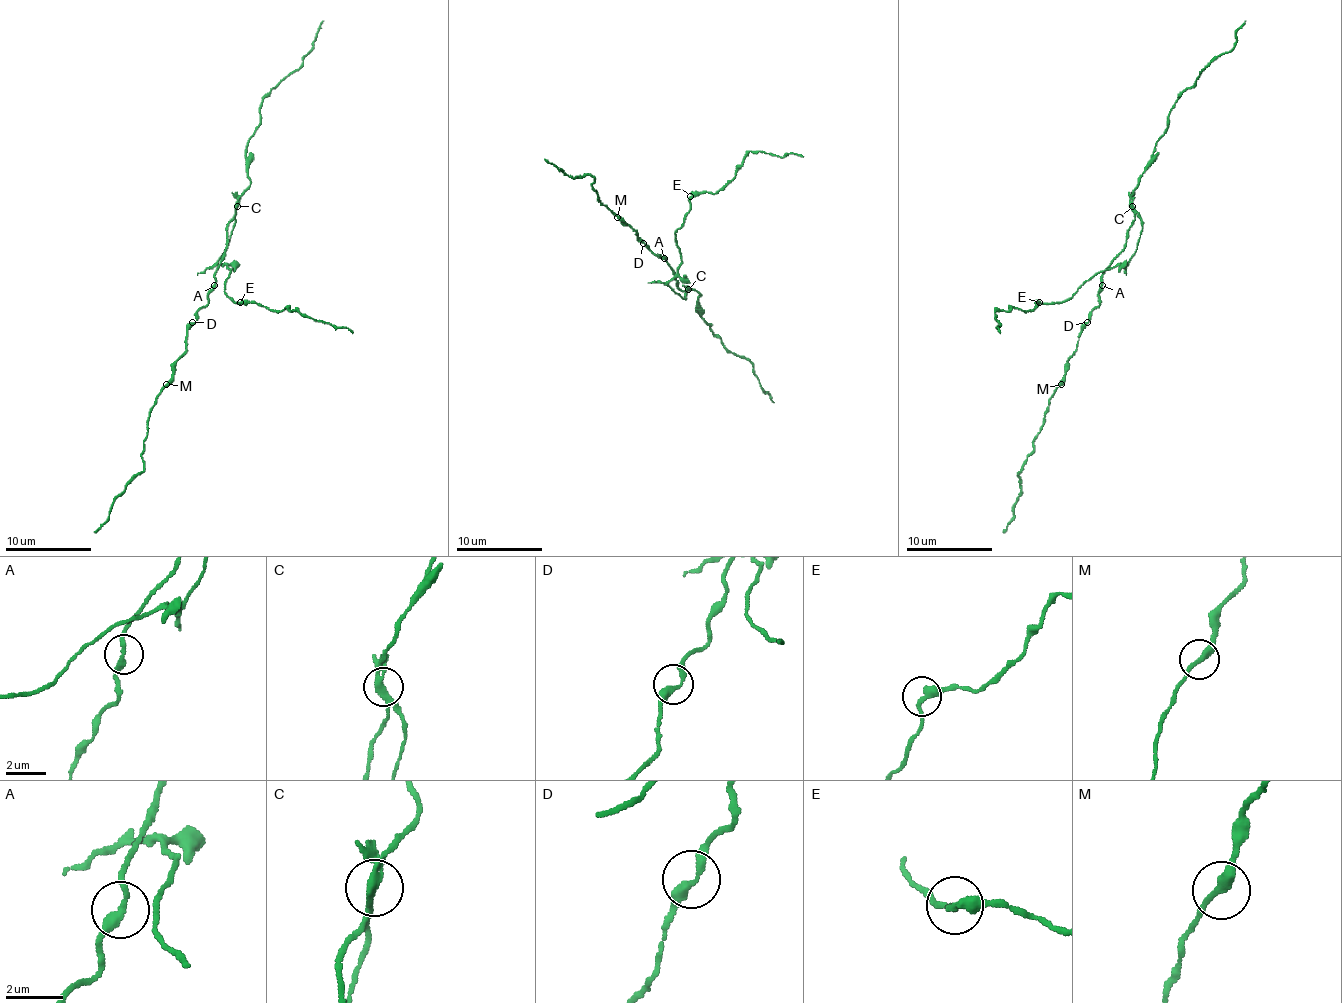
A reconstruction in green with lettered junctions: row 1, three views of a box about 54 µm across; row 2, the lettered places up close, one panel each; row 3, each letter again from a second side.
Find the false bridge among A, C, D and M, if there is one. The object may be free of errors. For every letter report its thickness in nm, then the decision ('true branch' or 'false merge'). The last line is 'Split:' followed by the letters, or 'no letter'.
A: calibre 280 nm; true branch
C: calibre 280 nm; false merge
D: calibre 280 nm; true branch
M: calibre 320 nm; true branch
Split: C

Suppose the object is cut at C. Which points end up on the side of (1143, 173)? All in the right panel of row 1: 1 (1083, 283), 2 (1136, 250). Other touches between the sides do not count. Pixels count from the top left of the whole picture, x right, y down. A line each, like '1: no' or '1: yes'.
1: no
2: no

